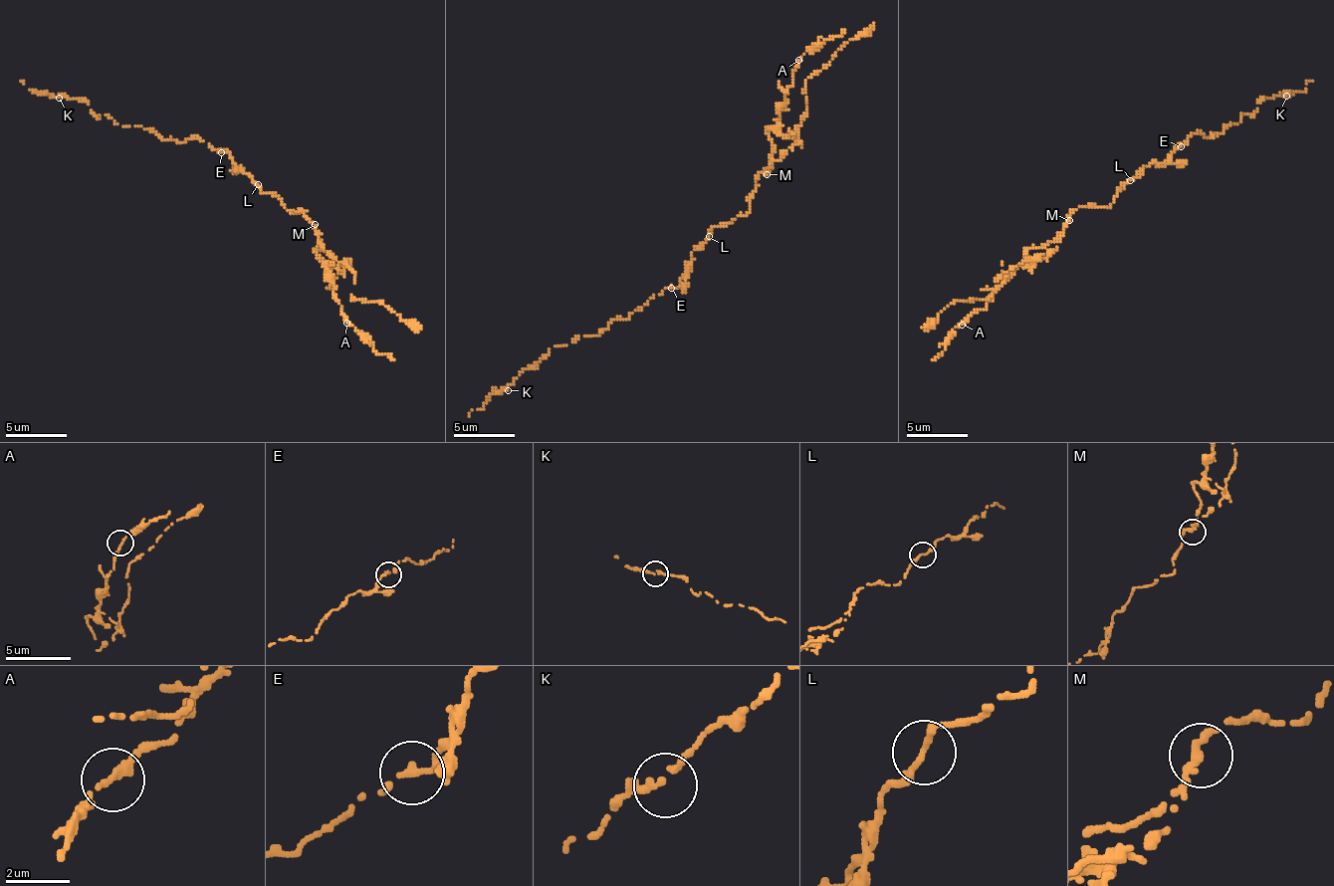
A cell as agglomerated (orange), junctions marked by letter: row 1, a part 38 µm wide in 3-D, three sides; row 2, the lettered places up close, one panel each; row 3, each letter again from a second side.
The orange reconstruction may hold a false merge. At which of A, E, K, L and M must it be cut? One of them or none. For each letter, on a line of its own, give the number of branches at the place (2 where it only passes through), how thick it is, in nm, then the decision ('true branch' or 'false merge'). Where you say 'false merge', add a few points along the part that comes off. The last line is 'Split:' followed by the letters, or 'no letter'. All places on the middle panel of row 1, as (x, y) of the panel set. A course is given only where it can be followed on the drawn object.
A: 2 branches meet; 200 nm thick; true branch
E: 2 branches meet; 220 nm thick; true branch
K: 2 branches meet; 240 nm thick; true branch
L: 2 branches meet; 200 nm thick; true branch
M: 2 branches meet; 240 nm thick; false merge; foreign part runs (767, 175), (775, 160), (795, 141), (806, 107), (802, 93), (805, 81), (873, 23)
Split: M

